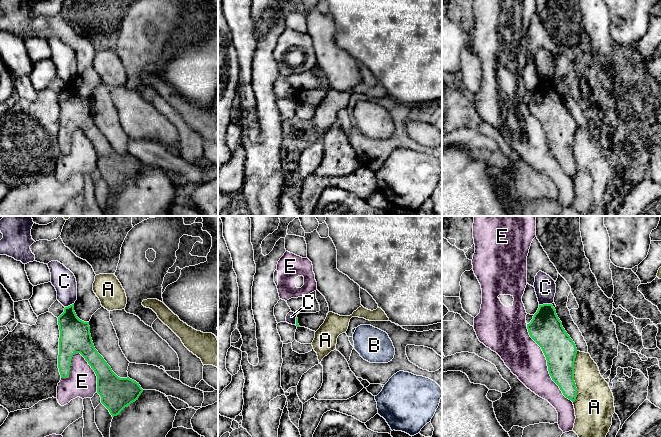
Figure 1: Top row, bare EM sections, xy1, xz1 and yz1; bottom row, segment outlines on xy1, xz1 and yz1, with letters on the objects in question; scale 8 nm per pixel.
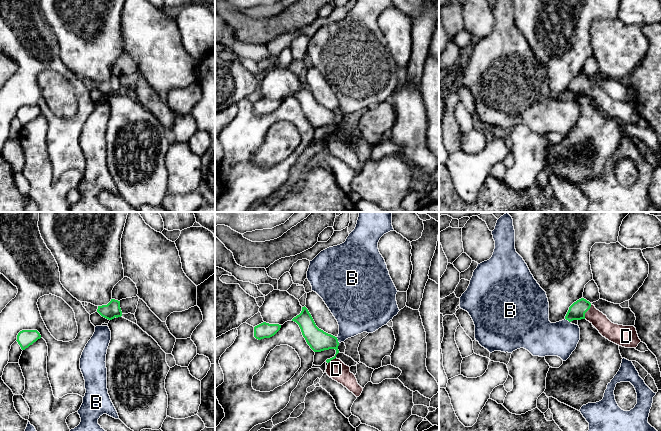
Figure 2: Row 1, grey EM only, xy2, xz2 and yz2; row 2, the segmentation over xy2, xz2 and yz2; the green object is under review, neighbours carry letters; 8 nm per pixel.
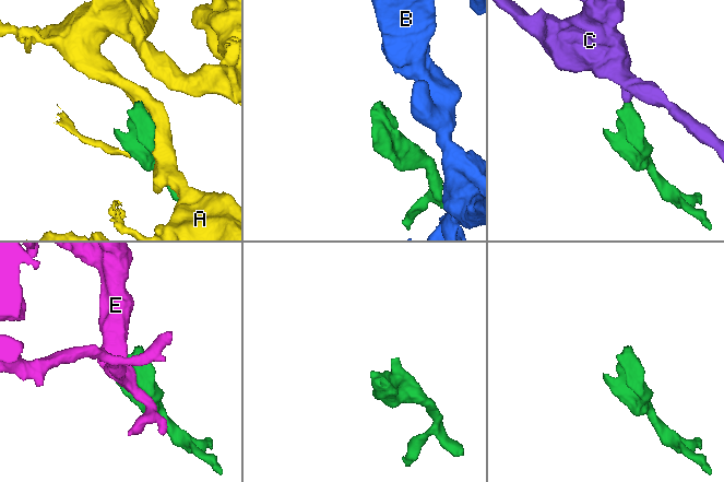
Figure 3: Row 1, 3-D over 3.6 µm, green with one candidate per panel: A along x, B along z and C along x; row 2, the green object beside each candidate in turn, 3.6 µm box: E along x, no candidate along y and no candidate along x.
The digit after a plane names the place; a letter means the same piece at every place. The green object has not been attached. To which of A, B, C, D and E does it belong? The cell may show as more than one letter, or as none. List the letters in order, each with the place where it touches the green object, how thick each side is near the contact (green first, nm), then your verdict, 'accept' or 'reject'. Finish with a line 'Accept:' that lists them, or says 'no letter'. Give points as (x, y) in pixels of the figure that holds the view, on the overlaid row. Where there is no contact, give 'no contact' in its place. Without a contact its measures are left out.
A: contact yz1 (573, 377); calibres 260 and 300 nm; reject
B: contact xz2 (337, 340); calibres 170 and 300 nm; reject
C: contact yz1 (545, 304); calibres 260 and 170 nm; reject
D: contact yz2 (587, 310); calibres 140 and 140 nm; accept
E: contact yz1 (547, 364); calibres 260 and 300 nm; reject
Accept: D

